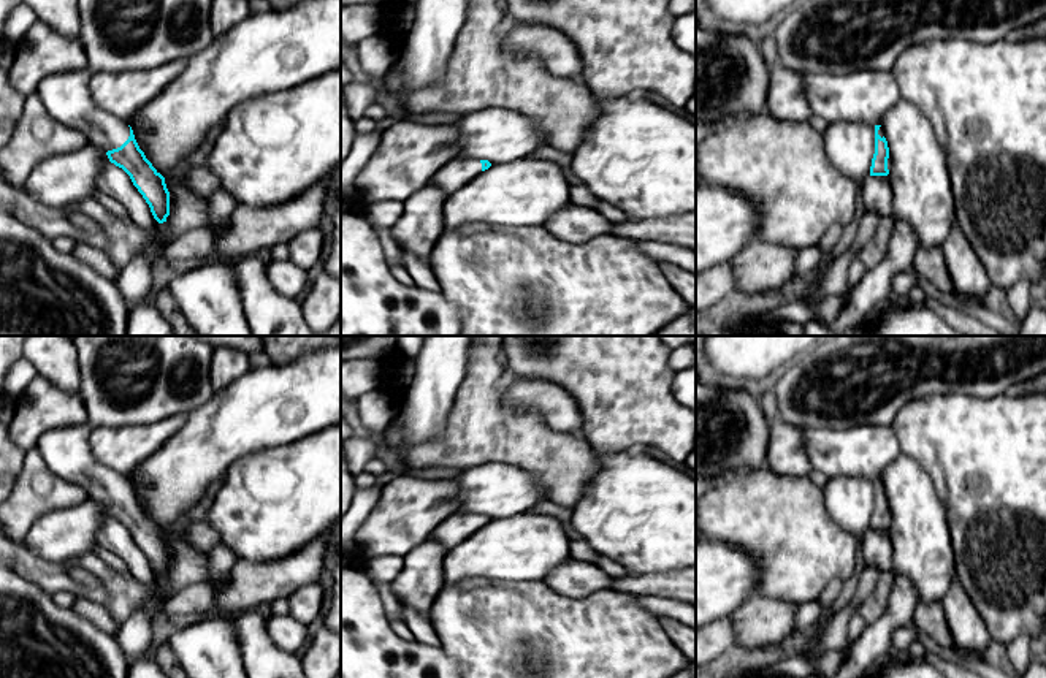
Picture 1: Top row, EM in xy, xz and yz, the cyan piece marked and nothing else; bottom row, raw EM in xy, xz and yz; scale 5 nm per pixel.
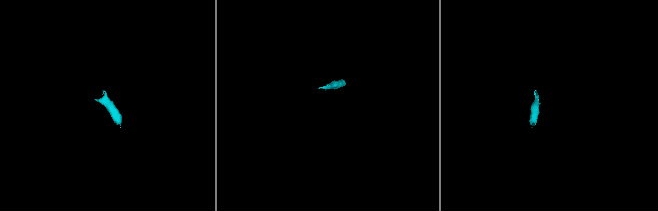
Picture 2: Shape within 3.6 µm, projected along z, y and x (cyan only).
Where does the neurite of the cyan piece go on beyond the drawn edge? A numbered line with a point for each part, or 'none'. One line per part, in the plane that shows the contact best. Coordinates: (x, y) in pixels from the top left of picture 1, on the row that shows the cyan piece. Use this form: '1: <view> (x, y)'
1: xy (67, 97)

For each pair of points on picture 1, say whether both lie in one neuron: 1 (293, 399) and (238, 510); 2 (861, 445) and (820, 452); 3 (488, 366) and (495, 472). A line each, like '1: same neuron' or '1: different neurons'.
1: different neurons
2: same neuron
3: different neurons

